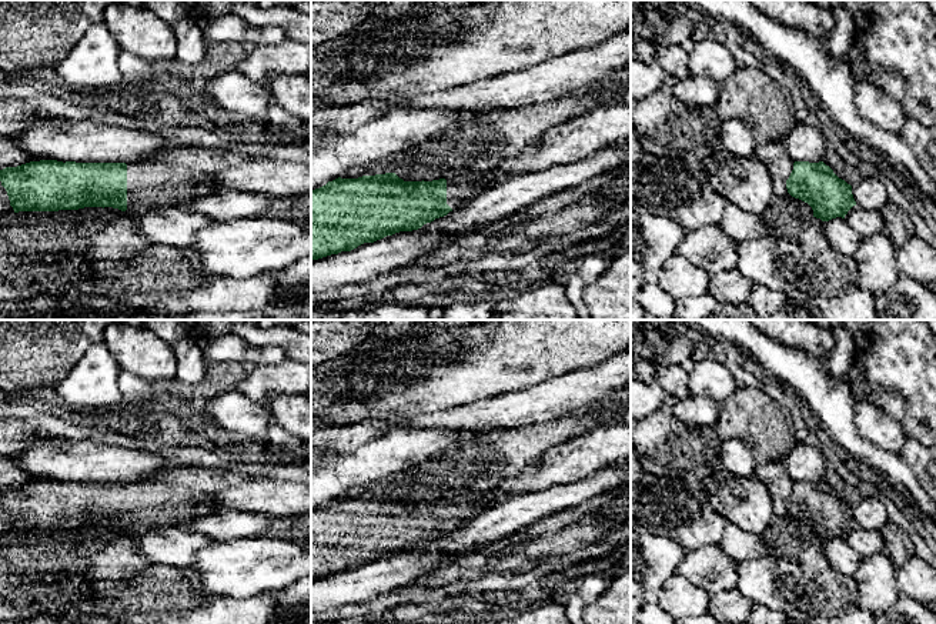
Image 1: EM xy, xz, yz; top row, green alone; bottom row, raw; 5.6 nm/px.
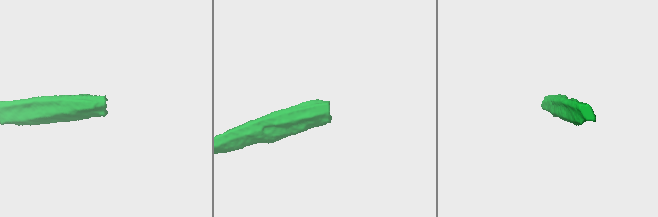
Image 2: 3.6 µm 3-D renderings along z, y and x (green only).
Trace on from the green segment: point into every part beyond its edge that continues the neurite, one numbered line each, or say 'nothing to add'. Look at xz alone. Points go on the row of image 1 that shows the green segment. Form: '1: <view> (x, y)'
1: xz (460, 190)

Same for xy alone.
1: xy (150, 184)

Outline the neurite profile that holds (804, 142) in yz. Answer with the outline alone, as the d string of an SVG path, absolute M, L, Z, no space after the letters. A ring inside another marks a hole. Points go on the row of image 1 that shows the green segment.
M796 123L786 134L783 144L793 161L819 163L826 150L822 131L810 124Z

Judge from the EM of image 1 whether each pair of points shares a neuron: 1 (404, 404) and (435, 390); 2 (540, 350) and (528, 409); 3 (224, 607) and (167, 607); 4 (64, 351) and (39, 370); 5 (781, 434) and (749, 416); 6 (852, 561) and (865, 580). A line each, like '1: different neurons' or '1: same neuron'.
1: same neuron
2: different neurons
3: same neuron
4: same neuron
5: same neuron
6: different neurons

